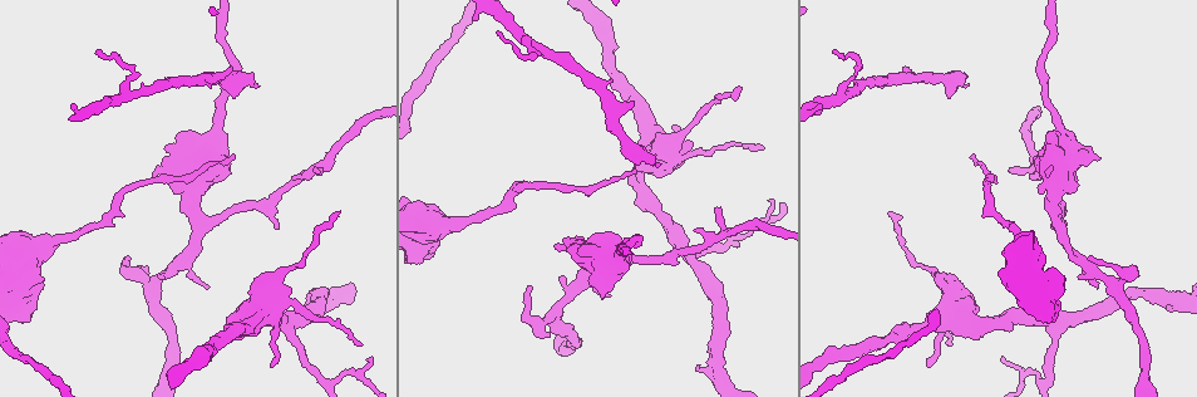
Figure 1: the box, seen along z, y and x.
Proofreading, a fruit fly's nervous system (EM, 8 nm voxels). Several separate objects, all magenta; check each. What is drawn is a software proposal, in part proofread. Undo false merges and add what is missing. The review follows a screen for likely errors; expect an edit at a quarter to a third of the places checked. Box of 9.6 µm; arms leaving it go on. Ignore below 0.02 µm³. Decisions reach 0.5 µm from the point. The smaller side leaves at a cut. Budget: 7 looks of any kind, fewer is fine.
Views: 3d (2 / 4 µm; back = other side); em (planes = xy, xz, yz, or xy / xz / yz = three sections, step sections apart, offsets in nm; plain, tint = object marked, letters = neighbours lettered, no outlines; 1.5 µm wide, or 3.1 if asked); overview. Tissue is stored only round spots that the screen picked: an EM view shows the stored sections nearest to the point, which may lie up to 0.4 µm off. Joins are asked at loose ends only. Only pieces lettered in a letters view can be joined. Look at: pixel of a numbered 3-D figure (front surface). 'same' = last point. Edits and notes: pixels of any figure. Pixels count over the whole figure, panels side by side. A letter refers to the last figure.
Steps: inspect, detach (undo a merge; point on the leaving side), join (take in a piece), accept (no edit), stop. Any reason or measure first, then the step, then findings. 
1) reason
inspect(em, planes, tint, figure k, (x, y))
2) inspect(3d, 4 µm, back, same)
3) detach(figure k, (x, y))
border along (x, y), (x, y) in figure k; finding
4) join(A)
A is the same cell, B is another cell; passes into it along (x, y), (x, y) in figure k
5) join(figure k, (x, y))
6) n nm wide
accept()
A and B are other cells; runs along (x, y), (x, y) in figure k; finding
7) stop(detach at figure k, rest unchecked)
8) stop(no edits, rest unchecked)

end of a long branch
inspect(3d, 2 µm, figure 1, (974, 154))

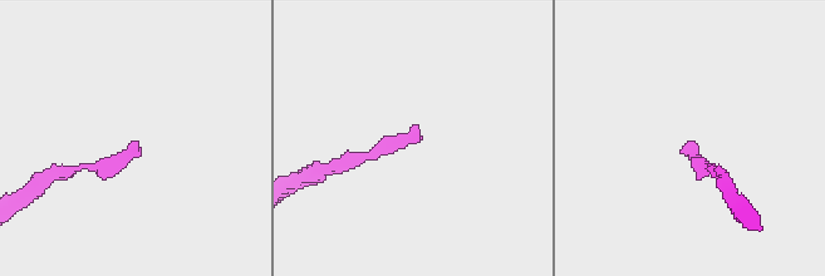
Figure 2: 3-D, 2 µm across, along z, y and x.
inspect(em, planes, letters, figure 2, (695, 141))

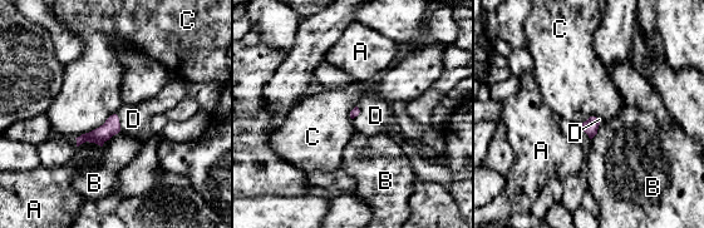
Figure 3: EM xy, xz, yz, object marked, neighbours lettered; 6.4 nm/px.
C touches over 300 nm
join(D)
D is the same cell, A, B and C are other cells; passes into it along (112, 125), (118, 122), (133, 119) in figure 3; the cell continues

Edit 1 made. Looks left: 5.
see it whole again
inspect(overview)

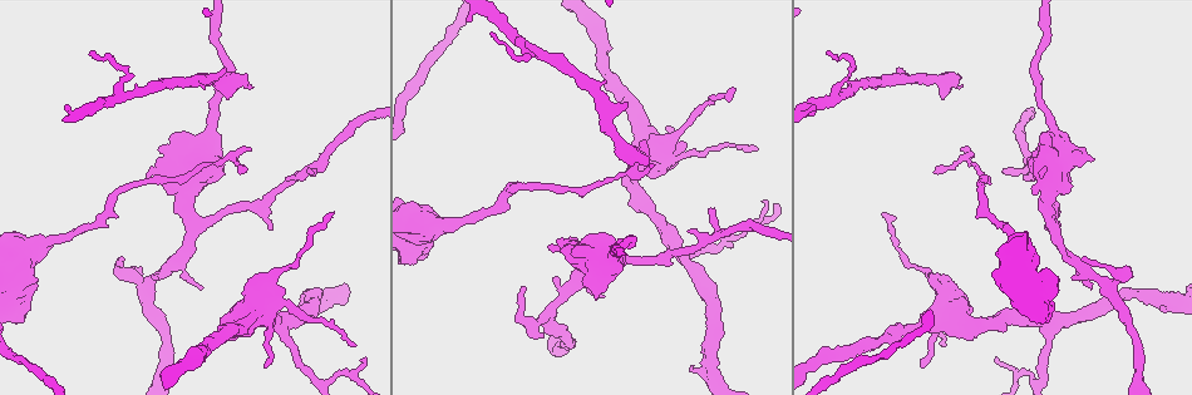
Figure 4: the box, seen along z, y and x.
branch stops here
inspect(em, yz, step 8, letters, figure 4, (962, 87))

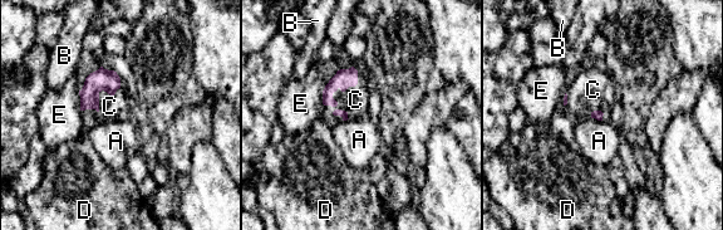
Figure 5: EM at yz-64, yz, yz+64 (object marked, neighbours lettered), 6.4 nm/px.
cut it another way
inspect(em, planes, letters, same)

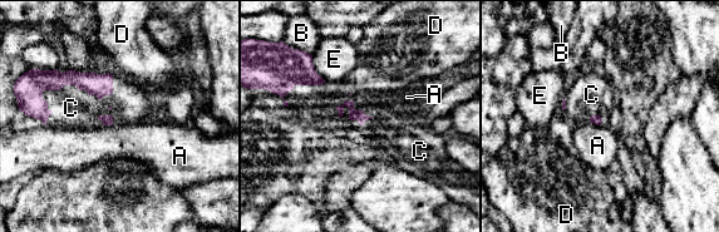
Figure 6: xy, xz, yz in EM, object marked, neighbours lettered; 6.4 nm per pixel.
C touches over 550 nm
join(C)
C is the same cell, A, B, D and E are other cells; passes into it along (30, 85), (69, 84), (70, 108) in figure 6; the cell continues

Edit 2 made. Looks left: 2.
an open end
inspect(em, yz, step 8, letters, figure 4, (691, 369))

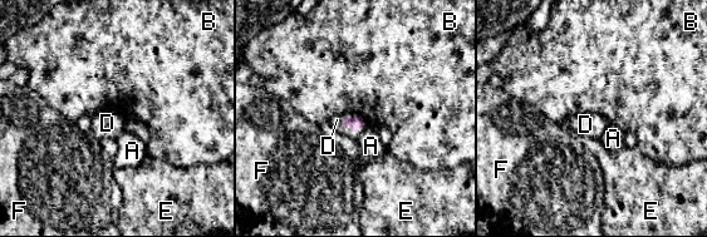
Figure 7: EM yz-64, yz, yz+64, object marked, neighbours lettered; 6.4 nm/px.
cut it another way
inspect(em, planes, letters, same)

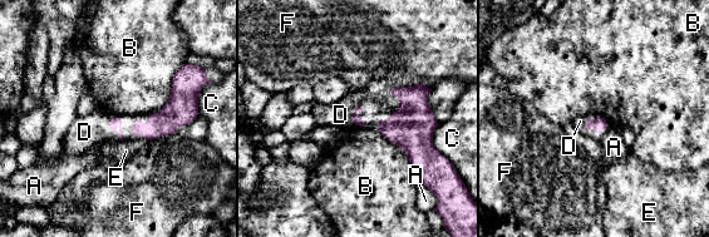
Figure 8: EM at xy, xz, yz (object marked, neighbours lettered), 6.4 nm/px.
join(D)
D is the same cell, A, B, C, E and F are other cells; passes into it along (114, 122), (121, 126), (84, 132) in figure 8; the cell continues

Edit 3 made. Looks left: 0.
stop(join at figure 3, join at figure 6, join at figure 8, rest unchecked)

